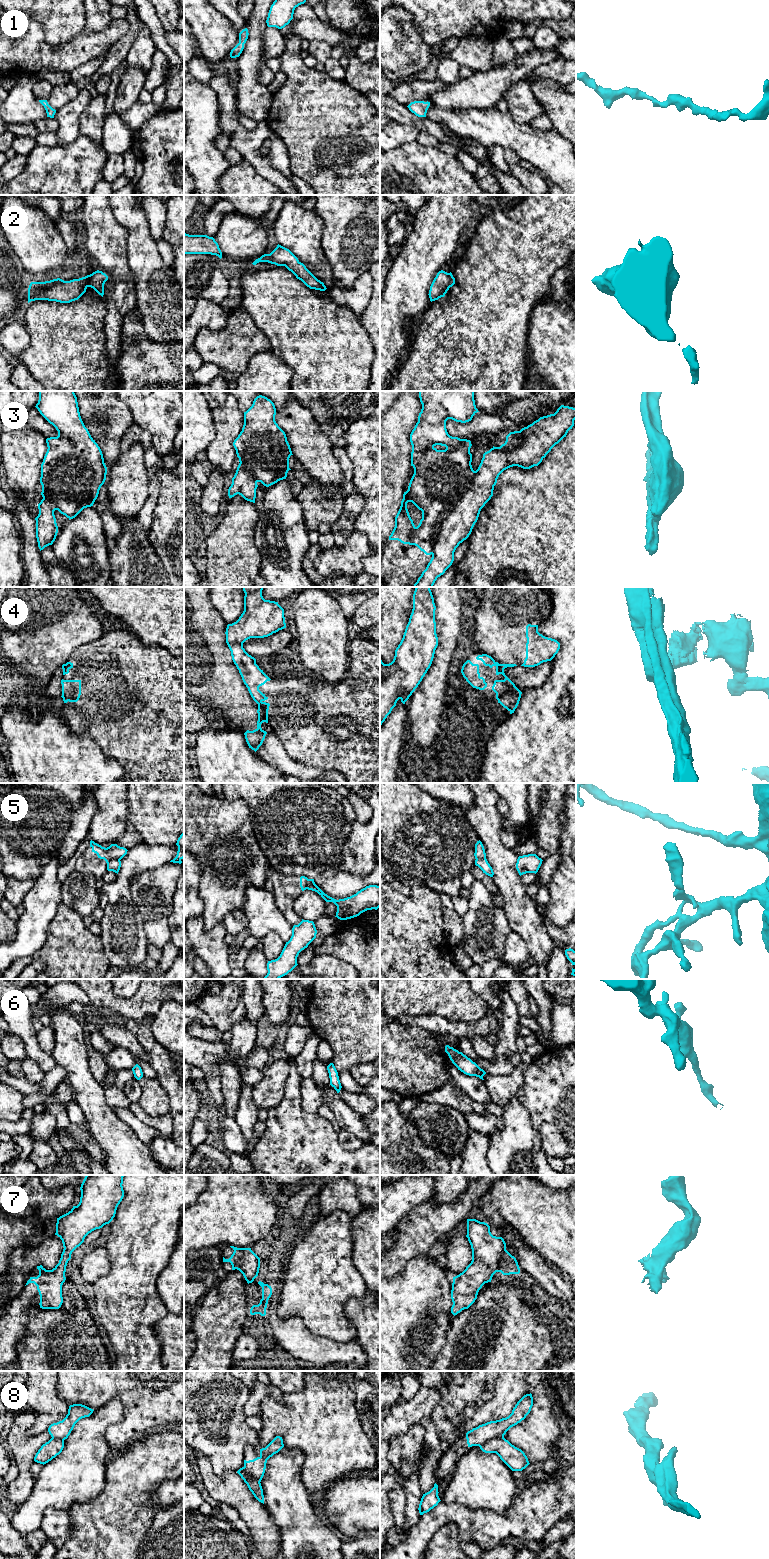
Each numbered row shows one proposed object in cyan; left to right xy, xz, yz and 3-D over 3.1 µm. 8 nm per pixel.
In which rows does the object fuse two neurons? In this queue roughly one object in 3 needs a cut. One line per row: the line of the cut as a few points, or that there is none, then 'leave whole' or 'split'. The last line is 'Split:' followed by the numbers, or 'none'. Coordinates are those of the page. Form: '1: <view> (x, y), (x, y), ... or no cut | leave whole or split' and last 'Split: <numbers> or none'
1: no cut | leave whole
2: no cut | leave whole
3: yz (475, 471), (470, 487), (441, 522), (434, 538), (431, 553) | split
4: xz (258, 703), (267, 718) | split
5: xy (120, 859), (113, 858), (107, 864) | split
6: no cut | leave whole
7: no cut | leave whole
8: yz (503, 1436), (489, 1439), (479, 1446) | split
Split: 3, 4, 5, 8

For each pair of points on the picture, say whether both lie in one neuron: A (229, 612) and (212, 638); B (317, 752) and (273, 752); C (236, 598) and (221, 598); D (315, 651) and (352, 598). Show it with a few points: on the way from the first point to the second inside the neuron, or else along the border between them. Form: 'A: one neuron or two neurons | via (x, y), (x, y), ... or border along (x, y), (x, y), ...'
A: two neurons | border along (211, 600), (211, 603), (227, 624)
B: two neurons | border along (273, 732), (285, 752), (306, 765)
C: one neuron | via (232, 598), (225, 598)
D: two neurons | border along (332, 597), (338, 603), (348, 621)

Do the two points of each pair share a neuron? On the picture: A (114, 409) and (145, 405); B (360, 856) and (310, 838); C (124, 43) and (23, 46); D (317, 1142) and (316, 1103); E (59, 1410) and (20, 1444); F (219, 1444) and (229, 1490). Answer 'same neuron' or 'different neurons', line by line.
A: different neurons
B: different neurons
C: different neurons
D: different neurons
E: different neurons
F: different neurons

